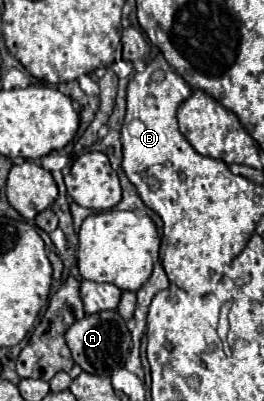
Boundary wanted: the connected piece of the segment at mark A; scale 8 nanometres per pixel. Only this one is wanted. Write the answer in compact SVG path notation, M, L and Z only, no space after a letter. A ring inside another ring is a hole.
M105 310L77 320L67 330L65 342L73 354L75 364L79 364L81 370L89 374L99 374L99 376L111 376L117 368L125 364L125 356L131 348L131 334L117 310Z

